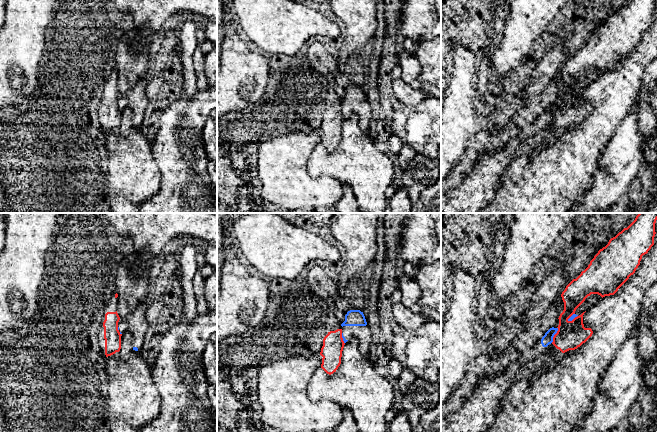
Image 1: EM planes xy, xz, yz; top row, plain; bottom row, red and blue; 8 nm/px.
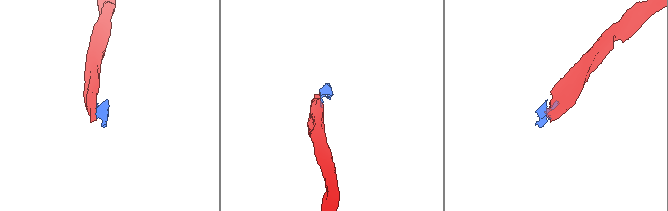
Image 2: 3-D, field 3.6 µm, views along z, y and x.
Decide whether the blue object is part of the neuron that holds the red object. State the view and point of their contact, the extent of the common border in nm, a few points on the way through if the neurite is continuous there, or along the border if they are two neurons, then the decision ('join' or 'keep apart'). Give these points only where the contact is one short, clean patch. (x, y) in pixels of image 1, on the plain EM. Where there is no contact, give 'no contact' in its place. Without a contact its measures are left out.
contact yz (554, 111); length 140 nm; border yz (557, 103), (557, 108), (551, 118); keep apart

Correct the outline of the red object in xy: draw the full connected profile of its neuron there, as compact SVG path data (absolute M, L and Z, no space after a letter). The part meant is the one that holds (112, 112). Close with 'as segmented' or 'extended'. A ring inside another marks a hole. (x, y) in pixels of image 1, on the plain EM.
M107 88L103 98L104 115L105 115L105 131L106 133L119 128L121 125L121 112L118 106L118 98L120 93L116 88Z | as segmented

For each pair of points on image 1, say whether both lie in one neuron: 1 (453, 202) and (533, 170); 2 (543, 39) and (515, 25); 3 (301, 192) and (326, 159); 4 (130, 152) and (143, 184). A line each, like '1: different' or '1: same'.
1: different
2: different
3: different
4: same

